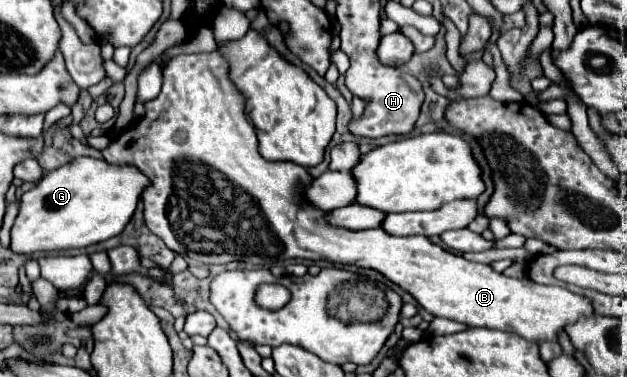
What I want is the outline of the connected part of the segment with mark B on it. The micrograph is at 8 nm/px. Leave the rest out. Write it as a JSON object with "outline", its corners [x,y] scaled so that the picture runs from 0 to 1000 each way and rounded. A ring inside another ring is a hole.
{"outline":[[[343,127],[340,138],[333,138],[333,143],[292,143],[292,149],[282,149],[282,154],[276,154],[276,159],[270,159],[266,170],[263,170],[263,180],[260,180],[260,233],[257,233],[257,249],[250,255],[250,260],[244,260],[244,265],[238,265],[238,271],[231,271],[228,276],[231,281],[231,302],[219,318],[219,324],[212,324],[212,334],[209,340],[199,340],[187,366],[180,366],[177,371],[177,382],[171,387],[171,393],[164,393],[161,398],[161,408],[164,408],[164,419],[171,424],[171,430],[177,430],[177,435],[212,435],[212,440],[219,440],[231,467],[238,467],[238,477],[241,477],[241,493],[228,509],[228,546],[231,546],[231,594],[234,594],[234,605],[238,610],[244,610],[244,621],[250,621],[276,668],[282,668],[282,674],[289,674],[289,679],[301,679],[301,684],[308,684],[308,690],[314,690],[314,695],[321,695],[321,700],[359,700],[359,695],[372,695],[372,690],[388,690],[388,695],[404,695],[407,706],[429,706],[429,700],[439,700],[439,695],[448,695],[448,690],[461,690],[461,684],[480,684],[480,690],[499,690],[499,695],[506,695],[506,690],[522,690],[522,695],[531,695],[531,700],[547,700],[547,706],[573,706],[573,711],[592,711],[592,716],[601,716],[601,721],[608,721],[611,732],[617,732],[617,743],[624,743],[627,753],[633,753],[636,764],[643,764],[646,775],[652,775],[681,828],[687,828],[691,838],[703,838],[703,844],[716,844],[716,849],[726,849],[726,854],[738,854],[738,859],[745,859],[745,865],[774,865],[774,870],[793,870],[793,875],[802,875],[802,870],[809,870],[809,875],[815,875],[815,881],[821,881],[821,886],[828,886],[828,891],[834,891],[834,897],[841,897],[841,902],[850,902],[850,907],[863,907],[863,902],[888,902],[888,881],[892,875],[898,875],[907,854],[917,854],[927,833],[946,833],[946,817],[939,812],[939,796],[936,790],[927,790],[923,780],[914,780],[914,775],[907,775],[904,764],[895,764],[895,759],[866,759],[866,753],[853,753],[850,743],[844,743],[844,737],[831,737],[831,743],[825,743],[825,737],[809,737],[805,727],[796,727],[796,721],[789,721],[783,706],[777,706],[777,700],[764,700],[764,695],[748,695],[748,690],[742,690],[738,679],[729,679],[729,674],[719,674],[719,668],[713,668],[713,663],[707,663],[703,653],[694,653],[694,647],[687,647],[678,626],[620,626],[611,605],[595,605],[595,610],[573,610],[573,615],[566,615],[566,610],[553,610],[553,605],[547,605],[547,599],[534,599],[534,594],[528,594],[528,589],[522,589],[522,568],[525,562],[518,562],[518,557],[506,557],[502,546],[496,546],[490,531],[486,531],[486,493],[490,493],[490,477],[496,472],[496,483],[499,483],[499,467],[490,456],[490,446],[483,446],[483,440],[477,440],[477,435],[467,435],[467,430],[429,430],[429,424],[423,424],[416,408],[413,408],[413,398],[410,398],[410,361],[407,361],[407,340],[397,329],[397,318],[394,318],[394,308],[391,308],[391,260],[388,260],[388,249],[378,239],[378,228],[368,218],[368,207],[365,207],[365,170],[362,170],[362,159],[356,154],[356,143]]]}

